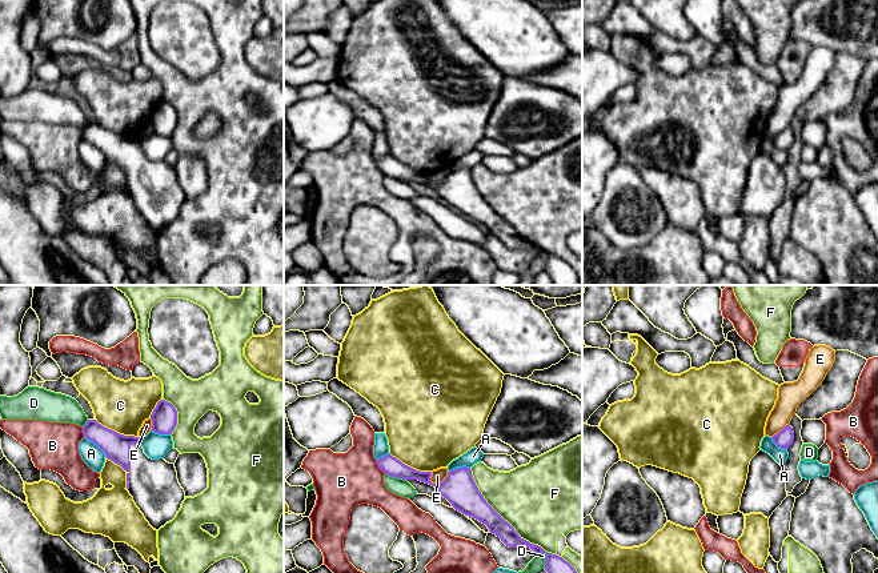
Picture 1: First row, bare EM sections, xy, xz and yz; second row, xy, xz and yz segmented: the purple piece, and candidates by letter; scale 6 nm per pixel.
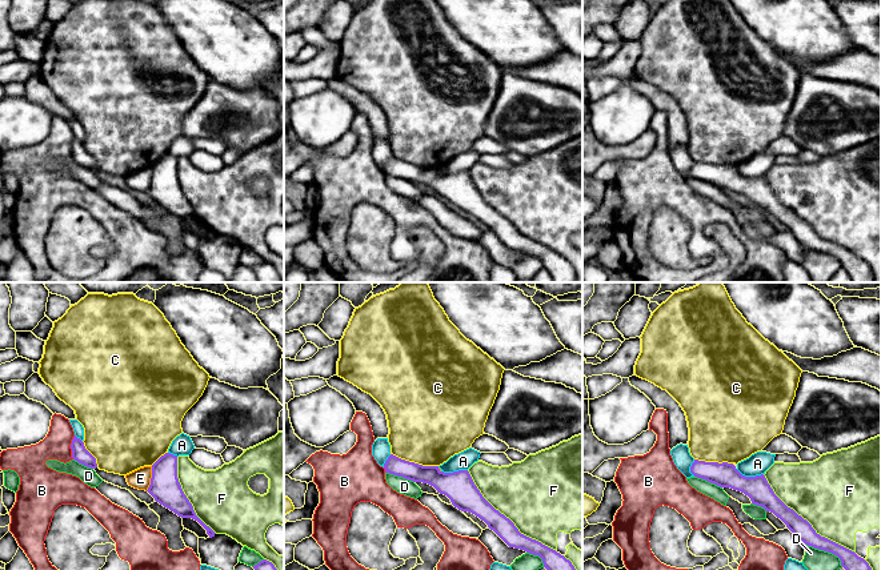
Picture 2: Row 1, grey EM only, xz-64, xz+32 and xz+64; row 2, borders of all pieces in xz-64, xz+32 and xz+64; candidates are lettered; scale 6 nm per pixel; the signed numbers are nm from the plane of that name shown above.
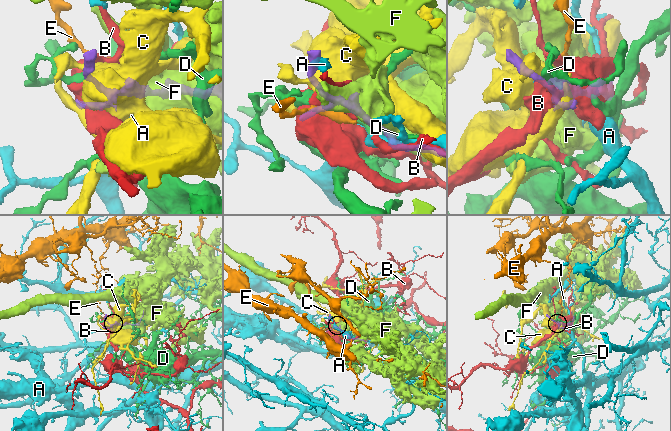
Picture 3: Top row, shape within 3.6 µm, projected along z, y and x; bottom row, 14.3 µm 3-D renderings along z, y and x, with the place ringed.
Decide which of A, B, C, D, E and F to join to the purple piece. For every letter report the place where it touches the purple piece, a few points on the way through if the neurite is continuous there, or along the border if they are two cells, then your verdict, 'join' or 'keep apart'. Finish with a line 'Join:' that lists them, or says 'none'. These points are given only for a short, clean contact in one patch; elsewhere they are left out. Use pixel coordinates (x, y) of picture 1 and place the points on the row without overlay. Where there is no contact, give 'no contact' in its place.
A: meets purple in xy at (96, 145); keep apart
B: meets purple in xz at (379, 168); keep apart
C: meets purple in xy at (116, 133); keep apart
D: meets purple in xz at (546, 259); keep apart
E: meets purple in xz at (442, 183); border along xz (448, 172), (448, 176), (441, 183), (431, 184); keep apart
F: meets purple in xz at (504, 221); keep apart
Join: none

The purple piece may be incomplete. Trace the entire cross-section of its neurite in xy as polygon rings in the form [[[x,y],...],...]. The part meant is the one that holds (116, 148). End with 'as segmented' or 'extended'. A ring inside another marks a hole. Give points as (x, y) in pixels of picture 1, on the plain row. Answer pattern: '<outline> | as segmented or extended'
[[[88,121],[83,135],[127,173],[127,192],[153,231],[159,232],[176,219],[185,193],[179,185],[175,165],[149,160],[140,139],[120,136],[96,121]]] | extended

